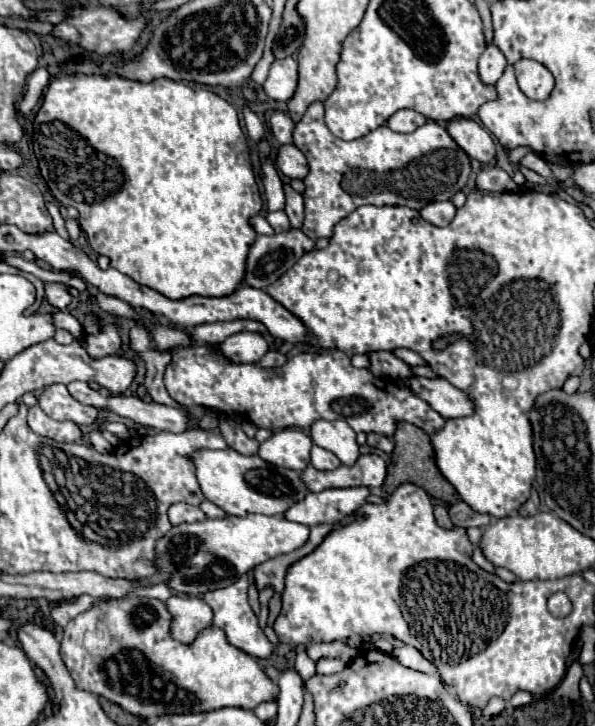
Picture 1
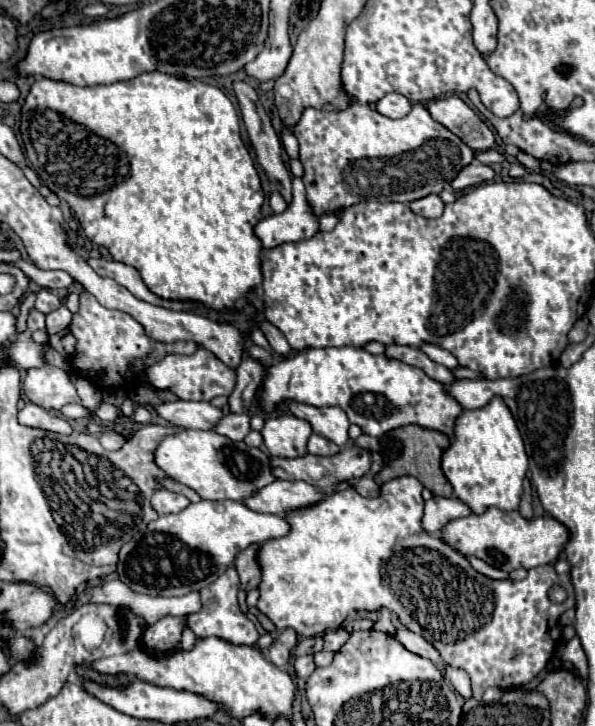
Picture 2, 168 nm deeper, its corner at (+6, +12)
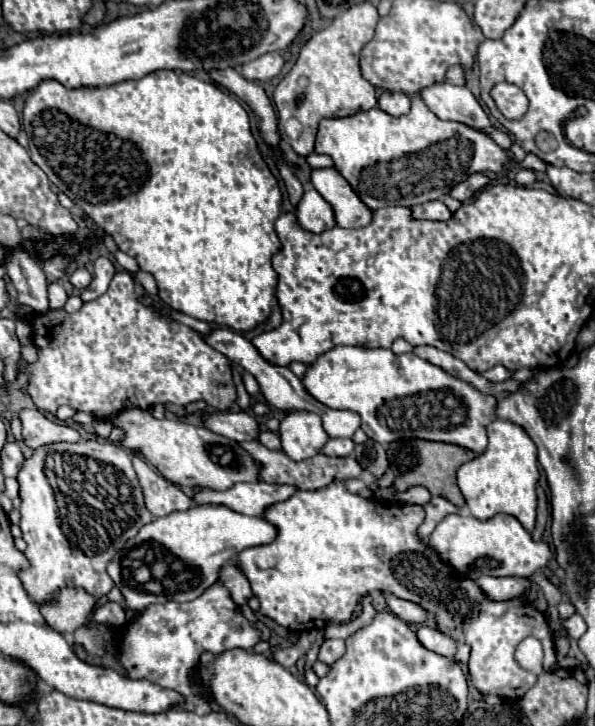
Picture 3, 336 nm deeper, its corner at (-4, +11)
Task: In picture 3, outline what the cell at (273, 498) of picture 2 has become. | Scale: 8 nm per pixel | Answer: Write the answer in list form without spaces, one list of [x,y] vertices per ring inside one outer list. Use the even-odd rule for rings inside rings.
[[[257,481],[255,485],[251,483],[239,483],[227,491],[211,491],[211,489],[197,489],[195,493],[195,501],[199,505],[203,503],[213,503],[213,505],[227,505],[229,509],[235,509],[237,513],[243,515],[263,515],[271,505],[287,501],[297,489],[293,485],[275,485],[275,483],[265,483],[265,481]]]

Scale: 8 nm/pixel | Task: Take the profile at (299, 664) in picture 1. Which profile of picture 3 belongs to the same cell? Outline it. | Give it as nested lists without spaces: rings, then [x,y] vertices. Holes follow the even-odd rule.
[[[325,639],[319,649],[319,661],[323,663],[335,663],[345,653],[345,641],[343,639]]]

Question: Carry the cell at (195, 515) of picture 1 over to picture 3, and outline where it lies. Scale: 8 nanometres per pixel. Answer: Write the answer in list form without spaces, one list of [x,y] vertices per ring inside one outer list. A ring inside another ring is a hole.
[[[131,451],[131,459],[137,477],[143,485],[147,509],[151,509],[155,517],[163,517],[173,511],[187,511],[193,505],[191,497],[183,489],[179,489],[177,485],[161,477],[157,471],[153,471],[153,467],[139,453]]]

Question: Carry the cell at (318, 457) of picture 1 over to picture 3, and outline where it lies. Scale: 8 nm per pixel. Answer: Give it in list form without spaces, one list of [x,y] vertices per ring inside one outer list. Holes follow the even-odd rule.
[[[329,439],[321,451],[331,457],[349,457],[353,455],[353,447],[355,443],[351,439]]]

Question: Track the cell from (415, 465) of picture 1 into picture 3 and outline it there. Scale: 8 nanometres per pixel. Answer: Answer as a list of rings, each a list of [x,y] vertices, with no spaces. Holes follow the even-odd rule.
[[[407,439],[401,443],[391,443],[389,445],[389,461],[393,467],[397,467],[397,477],[393,481],[391,487],[387,489],[377,489],[375,497],[381,501],[391,501],[395,493],[399,491],[407,491],[413,485],[423,485],[431,491],[431,495],[441,495],[445,499],[449,499],[453,505],[463,507],[465,499],[457,487],[457,479],[455,479],[455,471],[459,465],[463,465],[465,461],[471,461],[475,457],[473,451],[459,447],[459,445],[451,445],[451,443],[437,443],[437,441],[425,441],[425,439]]]

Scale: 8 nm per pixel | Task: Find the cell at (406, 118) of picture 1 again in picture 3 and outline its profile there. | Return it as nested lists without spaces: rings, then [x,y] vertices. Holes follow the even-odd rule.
[[[385,91],[379,97],[379,107],[389,115],[407,115],[411,109],[411,99],[405,93]]]

